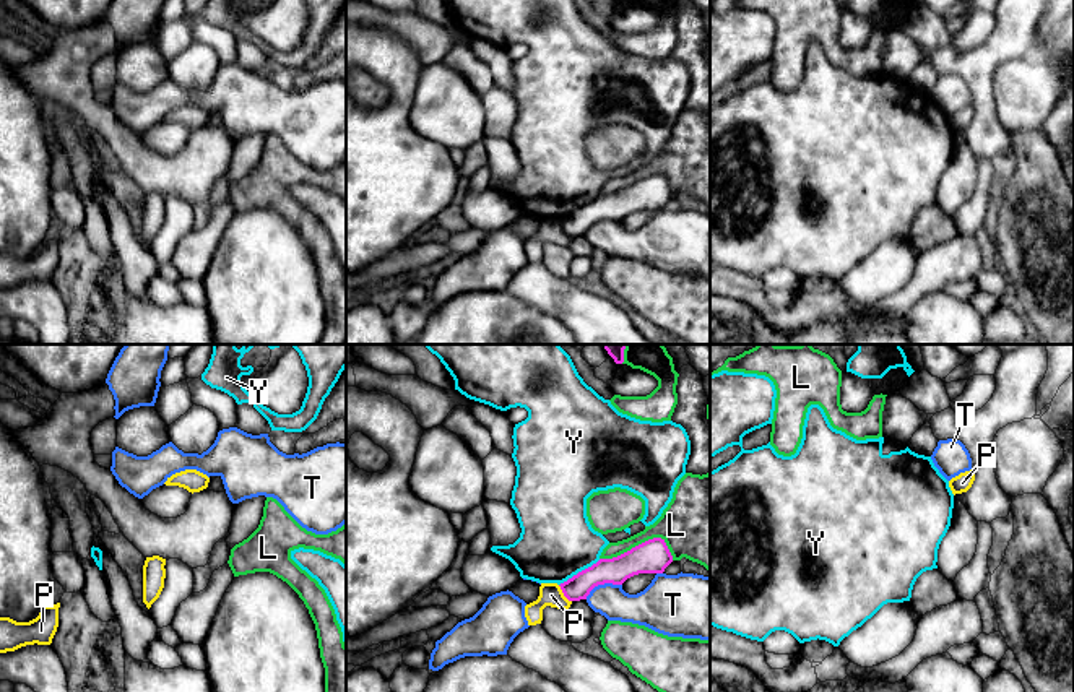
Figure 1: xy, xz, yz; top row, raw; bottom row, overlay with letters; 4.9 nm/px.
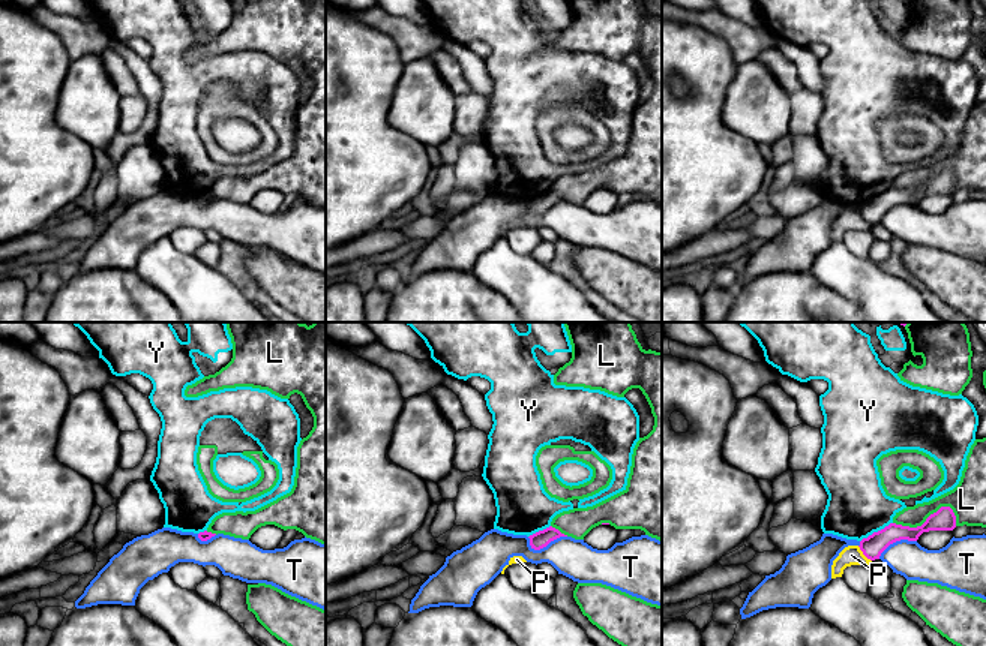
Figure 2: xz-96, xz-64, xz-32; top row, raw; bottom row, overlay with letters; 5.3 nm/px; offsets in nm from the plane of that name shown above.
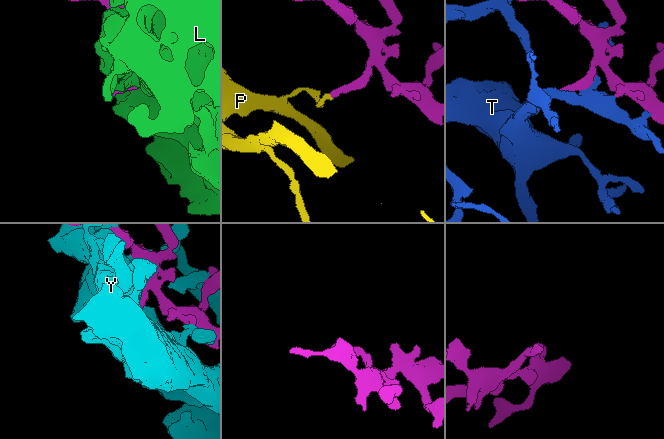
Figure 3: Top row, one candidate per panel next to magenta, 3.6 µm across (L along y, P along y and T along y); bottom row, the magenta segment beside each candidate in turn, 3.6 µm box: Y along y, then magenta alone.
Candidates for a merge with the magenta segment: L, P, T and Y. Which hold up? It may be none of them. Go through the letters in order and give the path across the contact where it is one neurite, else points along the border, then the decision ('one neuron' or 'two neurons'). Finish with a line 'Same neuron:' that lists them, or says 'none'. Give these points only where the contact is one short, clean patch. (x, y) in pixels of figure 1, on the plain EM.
L: two neurons
P: border xz (558, 221), (571, 237); two neurons
T: two neurons
Y: two neurons
Same neuron: none

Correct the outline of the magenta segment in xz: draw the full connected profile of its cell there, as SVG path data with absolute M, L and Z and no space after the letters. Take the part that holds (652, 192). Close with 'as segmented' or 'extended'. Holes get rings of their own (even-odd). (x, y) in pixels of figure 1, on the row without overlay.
M653 174L617 193L600 195L559 223L569 237L580 237L587 236L598 221L622 221L627 214L639 210L663 210L671 198L673 192L665 175Z; as segmented

